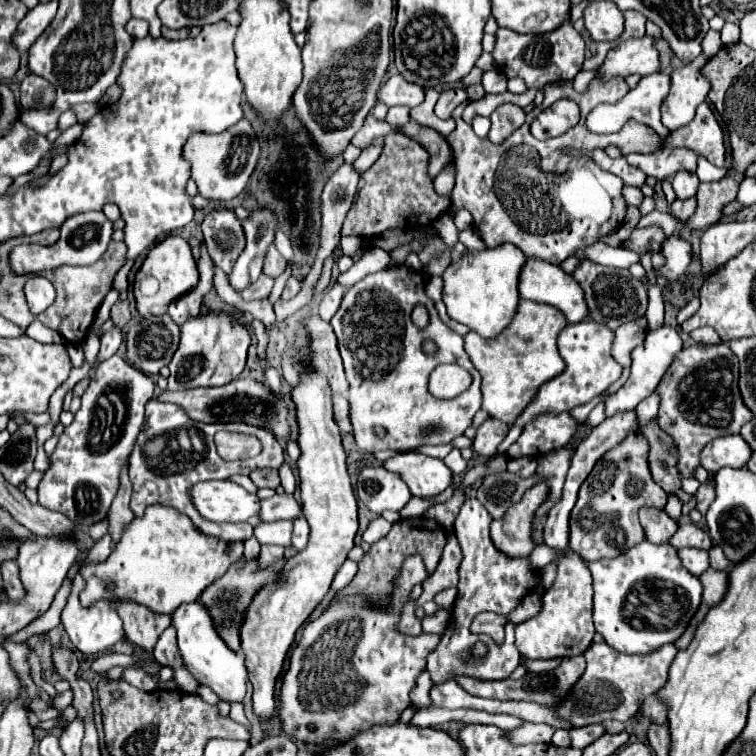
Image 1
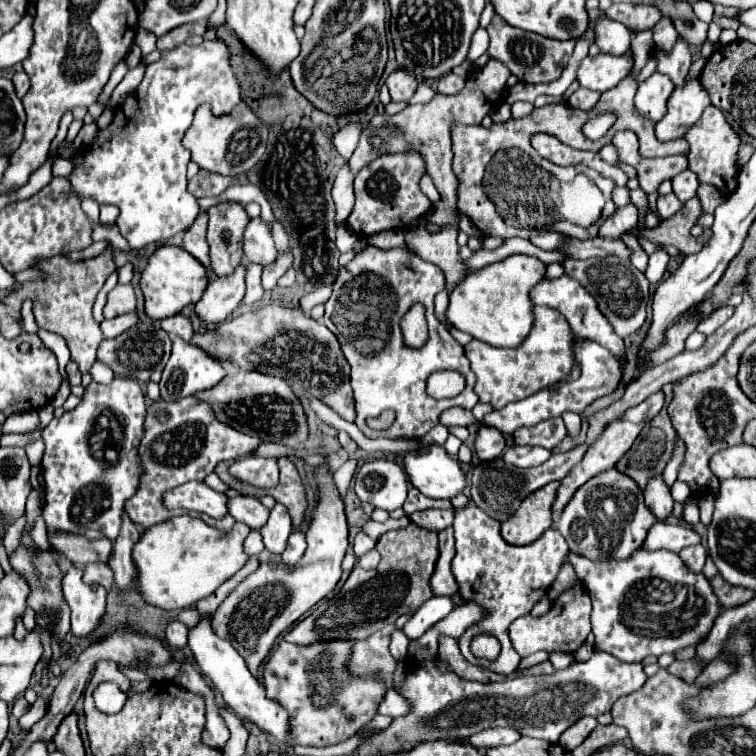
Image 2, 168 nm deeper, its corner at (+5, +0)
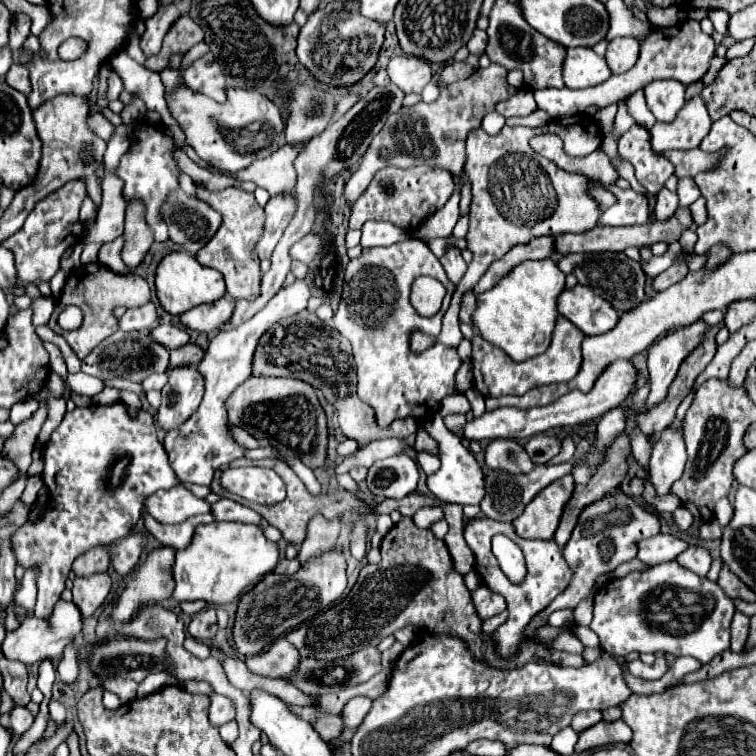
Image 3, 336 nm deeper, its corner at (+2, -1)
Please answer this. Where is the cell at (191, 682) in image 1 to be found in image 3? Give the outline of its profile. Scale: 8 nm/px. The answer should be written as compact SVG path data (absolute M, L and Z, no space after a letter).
M207 607L201 613L193 615L193 621L187 627L187 633L199 641L211 641L217 633L217 613L215 607Z

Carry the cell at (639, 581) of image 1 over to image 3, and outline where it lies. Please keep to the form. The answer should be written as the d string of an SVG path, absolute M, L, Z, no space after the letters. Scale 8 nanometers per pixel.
M677 561L613 579L603 591L593 599L591 629L599 635L601 649L609 655L625 657L631 651L665 651L677 657L691 655L701 663L709 663L715 655L729 649L729 625L735 613L733 601L717 583L701 579L677 565Z

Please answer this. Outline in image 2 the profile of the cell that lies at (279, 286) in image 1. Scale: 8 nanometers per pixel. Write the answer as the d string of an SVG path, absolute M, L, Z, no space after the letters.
M278 220L274 221L272 228L272 235L277 251L279 253L287 252L289 249L289 236L286 229Z

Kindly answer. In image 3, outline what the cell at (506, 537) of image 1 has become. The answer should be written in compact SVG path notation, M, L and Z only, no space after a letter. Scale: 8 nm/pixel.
M565 475L553 481L549 487L541 489L533 497L529 507L525 507L523 515L515 519L513 525L517 535L525 539L541 539L541 541L551 539L559 525L565 505L573 495L573 489L575 483L571 475Z

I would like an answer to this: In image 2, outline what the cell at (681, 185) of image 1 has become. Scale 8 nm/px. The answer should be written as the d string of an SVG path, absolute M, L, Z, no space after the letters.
M684 170L678 176L672 178L672 186L674 186L674 194L678 196L680 202L688 202L690 198L696 196L698 190L698 176L692 170Z

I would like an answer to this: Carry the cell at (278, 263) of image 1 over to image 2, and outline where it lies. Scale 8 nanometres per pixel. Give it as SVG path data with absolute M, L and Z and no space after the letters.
M252 218L246 226L244 256L246 256L246 260L262 264L262 266L268 266L278 256L270 228L260 218Z

